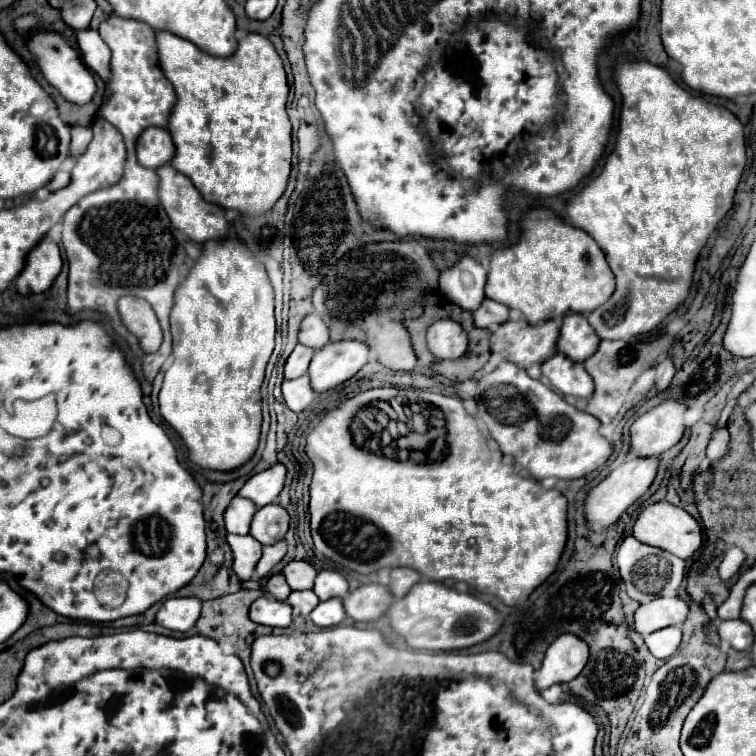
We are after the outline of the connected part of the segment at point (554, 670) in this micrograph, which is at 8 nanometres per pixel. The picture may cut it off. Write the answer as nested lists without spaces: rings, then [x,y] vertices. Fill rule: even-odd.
[[[572,634],[556,638],[544,656],[542,668],[534,672],[534,684],[538,692],[548,690],[552,684],[564,684],[574,680],[588,662],[588,646]]]

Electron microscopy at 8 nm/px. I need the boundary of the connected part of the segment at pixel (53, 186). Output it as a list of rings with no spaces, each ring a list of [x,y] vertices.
[[[60,170],[60,172],[56,172],[56,174],[54,174],[54,178],[48,182],[48,186],[46,186],[46,188],[48,188],[50,192],[55,192],[60,190],[60,188],[64,188],[68,182],[70,182],[70,174],[68,174],[68,172],[64,172],[64,170]]]

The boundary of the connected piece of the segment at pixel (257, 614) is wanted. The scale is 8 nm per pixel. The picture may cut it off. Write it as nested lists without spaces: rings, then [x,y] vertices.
[[[262,596],[250,606],[250,620],[264,626],[288,628],[292,622],[292,606],[270,596]]]

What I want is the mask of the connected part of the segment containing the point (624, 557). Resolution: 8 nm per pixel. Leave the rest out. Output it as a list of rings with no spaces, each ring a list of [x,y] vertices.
[[[626,536],[622,540],[622,544],[618,546],[616,564],[618,564],[620,576],[626,584],[626,594],[636,602],[642,602],[642,598],[674,596],[678,592],[682,580],[684,580],[684,574],[686,574],[686,562],[684,560],[680,560],[678,556],[674,556],[662,548],[642,544],[634,536]]]

